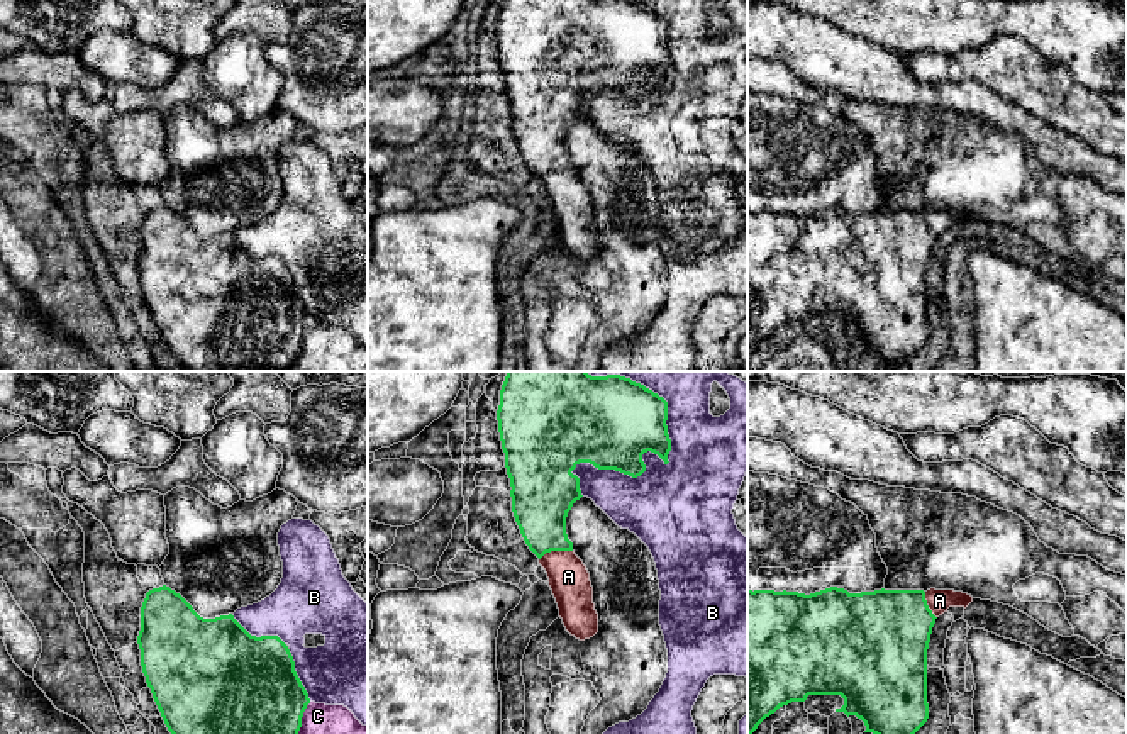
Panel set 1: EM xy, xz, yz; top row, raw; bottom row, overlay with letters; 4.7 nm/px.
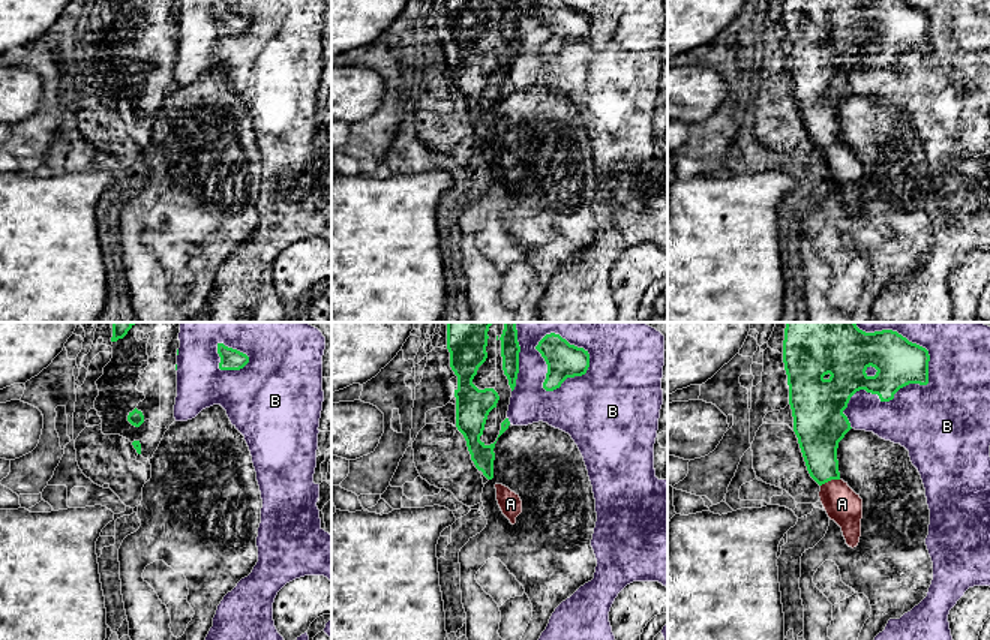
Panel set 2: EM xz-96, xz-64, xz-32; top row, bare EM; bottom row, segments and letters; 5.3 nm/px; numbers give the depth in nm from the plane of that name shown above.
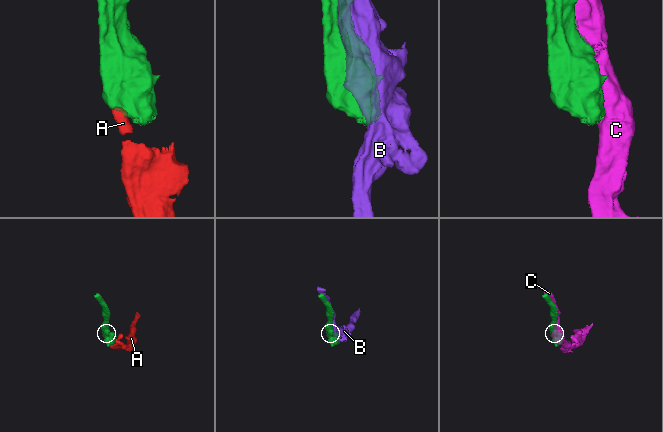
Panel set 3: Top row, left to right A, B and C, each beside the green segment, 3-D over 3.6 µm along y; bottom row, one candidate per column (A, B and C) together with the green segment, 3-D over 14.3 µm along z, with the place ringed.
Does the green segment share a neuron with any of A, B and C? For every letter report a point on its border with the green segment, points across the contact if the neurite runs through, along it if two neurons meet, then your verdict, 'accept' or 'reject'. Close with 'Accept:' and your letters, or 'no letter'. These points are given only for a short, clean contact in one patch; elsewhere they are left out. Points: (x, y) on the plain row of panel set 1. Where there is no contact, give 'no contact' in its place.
A: contact xz (555, 170); way xz (541, 119), (543, 150), (555, 170), (568, 197); accept
B: contact xz (644, 87); reject
C: contact xy (300, 346); reject
Accept: A

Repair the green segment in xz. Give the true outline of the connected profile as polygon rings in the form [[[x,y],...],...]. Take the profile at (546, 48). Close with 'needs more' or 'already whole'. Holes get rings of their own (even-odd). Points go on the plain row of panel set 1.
[[[505,0],[497,41],[515,142],[547,193],[566,251],[580,261],[590,259],[598,253],[593,207],[566,154],[568,132],[583,117],[580,98],[571,92],[590,83],[637,98],[646,92],[642,75],[647,71],[668,85],[668,22],[632,0]]] | needs more

